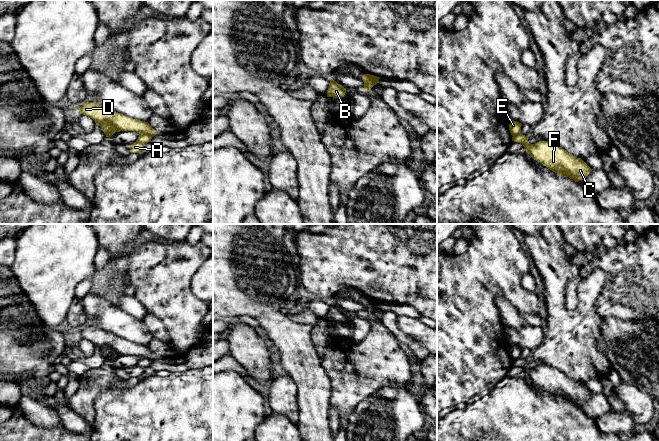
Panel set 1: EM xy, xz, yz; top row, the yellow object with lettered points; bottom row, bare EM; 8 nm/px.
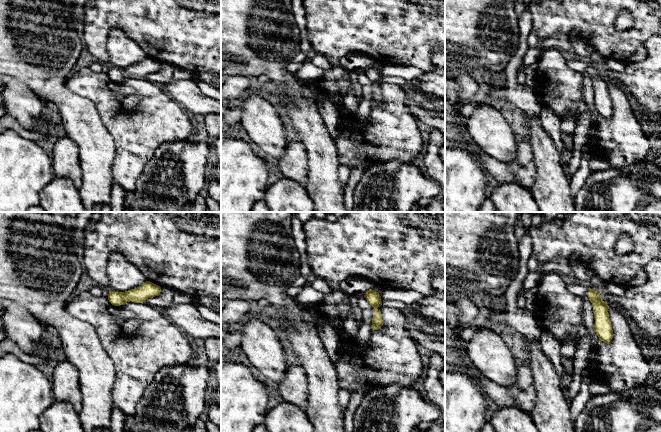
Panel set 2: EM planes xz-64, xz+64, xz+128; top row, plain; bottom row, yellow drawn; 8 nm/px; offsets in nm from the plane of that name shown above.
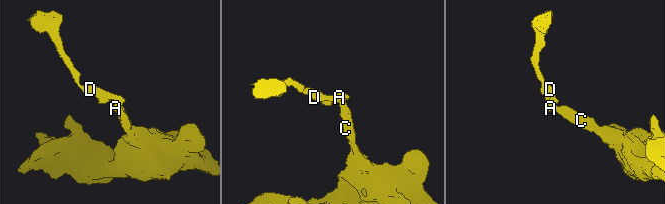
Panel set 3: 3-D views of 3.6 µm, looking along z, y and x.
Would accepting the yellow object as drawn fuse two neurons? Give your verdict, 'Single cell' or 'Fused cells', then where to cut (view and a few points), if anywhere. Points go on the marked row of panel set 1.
Fused cells. Split along xy (140, 133), (145, 133), (151, 137)

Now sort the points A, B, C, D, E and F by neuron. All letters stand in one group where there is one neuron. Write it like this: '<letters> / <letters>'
A C F / B D E

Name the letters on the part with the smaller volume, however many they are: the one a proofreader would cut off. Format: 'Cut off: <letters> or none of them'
Cut off: B, D, E

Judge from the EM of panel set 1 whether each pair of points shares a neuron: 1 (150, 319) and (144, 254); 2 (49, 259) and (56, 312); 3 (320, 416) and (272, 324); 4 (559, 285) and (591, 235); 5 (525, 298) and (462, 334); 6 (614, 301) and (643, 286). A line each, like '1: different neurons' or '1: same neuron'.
1: different neurons
2: same neuron
3: same neuron
4: different neurons
5: same neuron
6: same neuron

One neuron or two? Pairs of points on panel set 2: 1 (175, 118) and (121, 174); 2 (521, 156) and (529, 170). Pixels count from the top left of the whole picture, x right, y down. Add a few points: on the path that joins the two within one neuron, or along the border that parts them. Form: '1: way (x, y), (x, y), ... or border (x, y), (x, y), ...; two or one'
1: way (161, 132), (135, 160); one
2: way (524, 159), (527, 167); one

